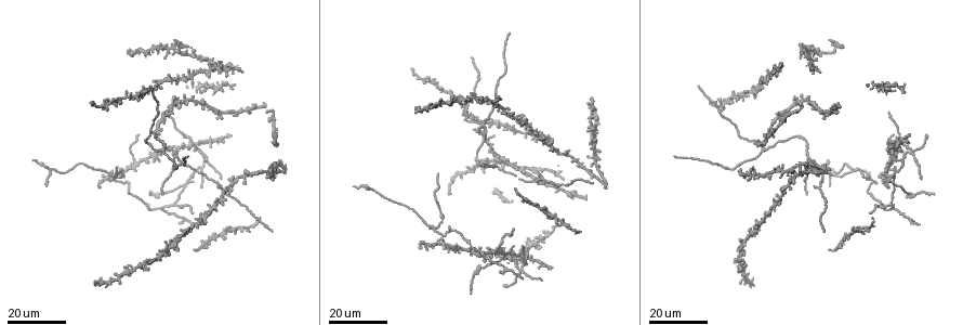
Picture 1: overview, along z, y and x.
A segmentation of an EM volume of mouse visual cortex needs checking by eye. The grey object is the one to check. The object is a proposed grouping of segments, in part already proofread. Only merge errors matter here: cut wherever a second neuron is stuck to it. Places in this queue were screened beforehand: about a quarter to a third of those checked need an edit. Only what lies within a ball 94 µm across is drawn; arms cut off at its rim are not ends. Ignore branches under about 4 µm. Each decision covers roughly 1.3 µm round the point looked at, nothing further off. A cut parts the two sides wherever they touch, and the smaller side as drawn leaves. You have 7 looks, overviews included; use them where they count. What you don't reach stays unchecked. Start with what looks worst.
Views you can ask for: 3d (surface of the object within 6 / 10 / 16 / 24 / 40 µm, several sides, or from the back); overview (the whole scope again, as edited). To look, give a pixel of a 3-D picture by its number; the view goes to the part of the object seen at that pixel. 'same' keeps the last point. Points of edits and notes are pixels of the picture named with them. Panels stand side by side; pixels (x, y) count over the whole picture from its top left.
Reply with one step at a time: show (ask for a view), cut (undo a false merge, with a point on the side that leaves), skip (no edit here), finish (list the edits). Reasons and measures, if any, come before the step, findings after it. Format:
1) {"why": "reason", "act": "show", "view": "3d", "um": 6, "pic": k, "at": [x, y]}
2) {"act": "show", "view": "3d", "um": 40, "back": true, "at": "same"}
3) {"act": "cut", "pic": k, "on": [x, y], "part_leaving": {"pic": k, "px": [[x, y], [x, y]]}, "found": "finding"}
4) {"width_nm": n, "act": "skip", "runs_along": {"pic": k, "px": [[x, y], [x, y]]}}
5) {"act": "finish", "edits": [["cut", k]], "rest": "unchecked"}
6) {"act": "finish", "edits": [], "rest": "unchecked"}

{"why": "three arms meet", "act": "show", "view": "3d", "um": 16, "pic": 1, "at": [50, 169]}

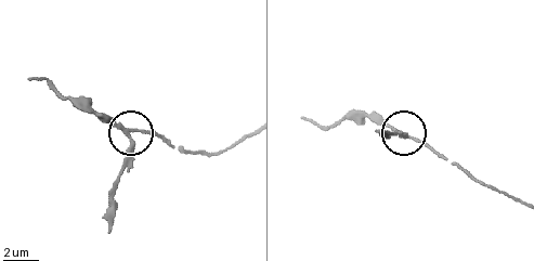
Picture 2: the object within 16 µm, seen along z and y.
{"why": "zoom in", "act": "show", "view": "3d", "um": 6, "pic": 2, "at": [127, 137]}

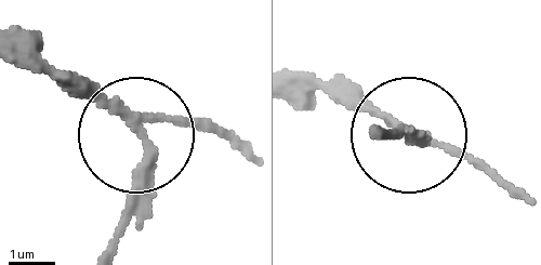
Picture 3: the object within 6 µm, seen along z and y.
{"act": "cut", "pic": 3, "on": [139, 194], "part_leaving": {"pic": 3, "px": [[136, 131], [147, 197], [117, 243]]}, "found": "two neurons meet here"}

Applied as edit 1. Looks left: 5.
{"why": "see it whole again", "act": "show", "view": "overview"}

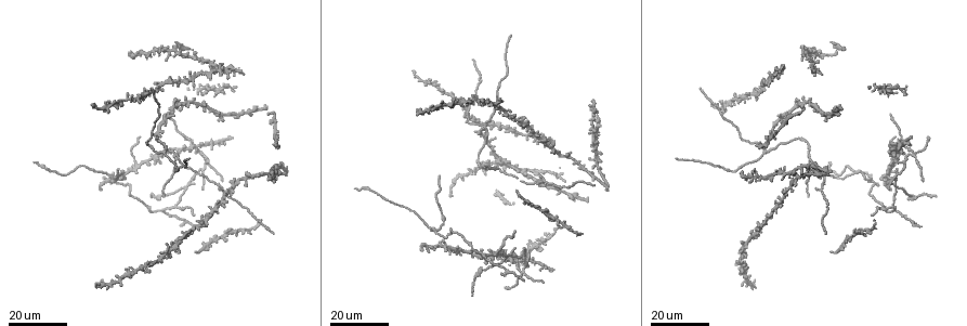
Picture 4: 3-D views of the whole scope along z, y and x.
{"act": "show", "view": "3d", "um": 16, "pic": 4, "at": [483, 126]}

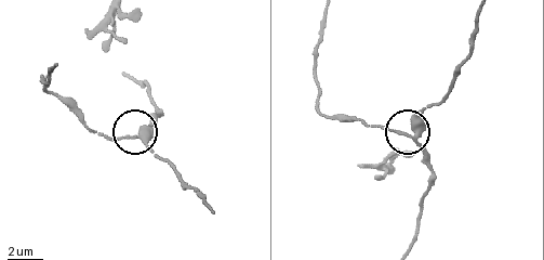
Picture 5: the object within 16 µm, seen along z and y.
{"act": "show", "view": "3d", "um": 6, "pic": 5, "at": [410, 134]}

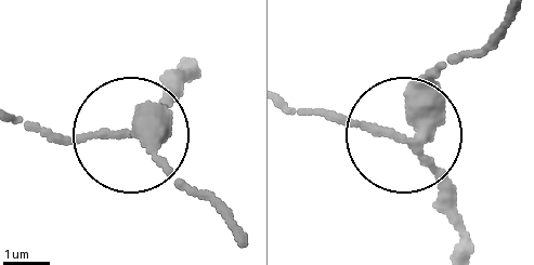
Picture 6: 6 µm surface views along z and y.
{"act": "skip", "found": "continuous, no second neuron"}

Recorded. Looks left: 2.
{"why": "looks like a crossing", "act": "show", "view": "3d", "um": 16, "pic": 4, "at": [873, 179]}

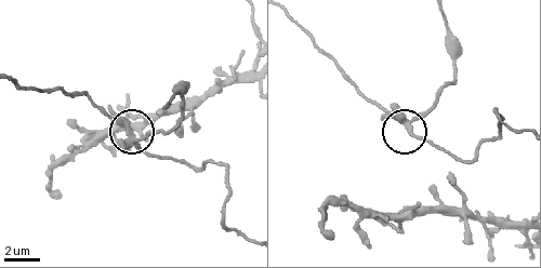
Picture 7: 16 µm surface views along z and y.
{"act": "show", "view": "3d", "um": 10, "pic": 7, "at": [408, 128]}

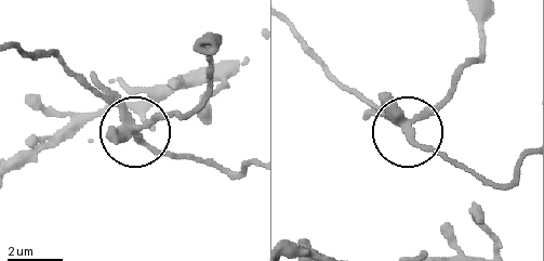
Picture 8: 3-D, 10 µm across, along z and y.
{"side_arm_um": 39, "act": "cut", "pic": 8, "on": [175, 113], "part_leaving": {"pic": 8, "px": [[142, 128], [202, 100], [209, 51]]}, "found": "two neurons meet here"}

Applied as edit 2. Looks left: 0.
{"act": "finish", "edits": [["cut", 3], ["cut", 8]], "rest": "unchecked"}

